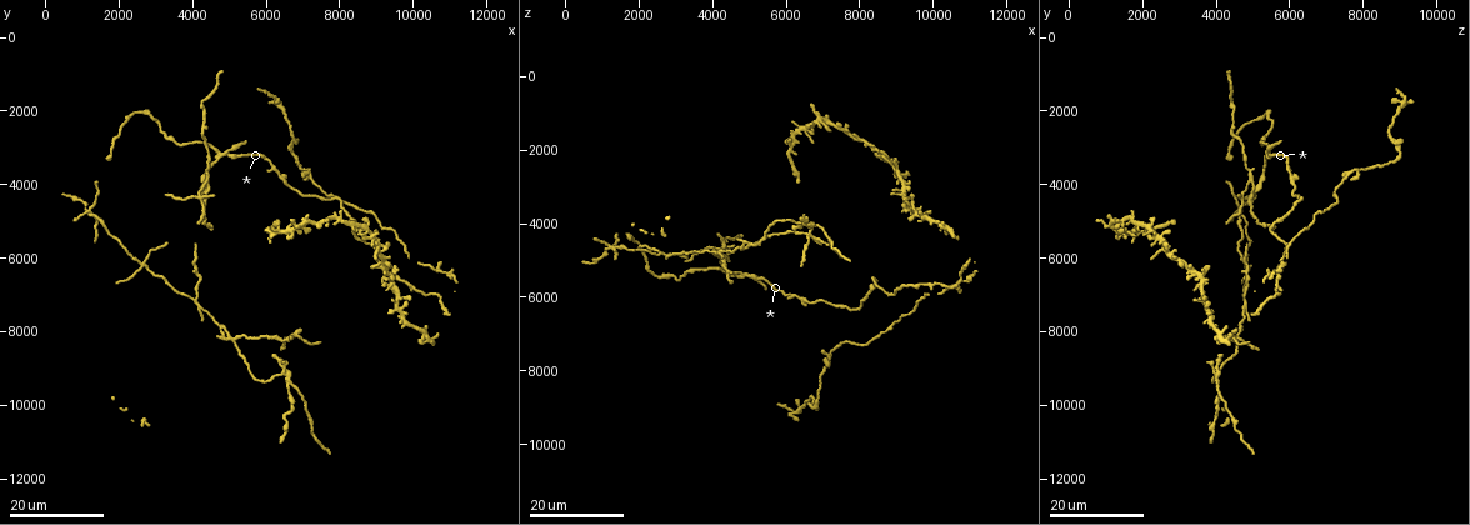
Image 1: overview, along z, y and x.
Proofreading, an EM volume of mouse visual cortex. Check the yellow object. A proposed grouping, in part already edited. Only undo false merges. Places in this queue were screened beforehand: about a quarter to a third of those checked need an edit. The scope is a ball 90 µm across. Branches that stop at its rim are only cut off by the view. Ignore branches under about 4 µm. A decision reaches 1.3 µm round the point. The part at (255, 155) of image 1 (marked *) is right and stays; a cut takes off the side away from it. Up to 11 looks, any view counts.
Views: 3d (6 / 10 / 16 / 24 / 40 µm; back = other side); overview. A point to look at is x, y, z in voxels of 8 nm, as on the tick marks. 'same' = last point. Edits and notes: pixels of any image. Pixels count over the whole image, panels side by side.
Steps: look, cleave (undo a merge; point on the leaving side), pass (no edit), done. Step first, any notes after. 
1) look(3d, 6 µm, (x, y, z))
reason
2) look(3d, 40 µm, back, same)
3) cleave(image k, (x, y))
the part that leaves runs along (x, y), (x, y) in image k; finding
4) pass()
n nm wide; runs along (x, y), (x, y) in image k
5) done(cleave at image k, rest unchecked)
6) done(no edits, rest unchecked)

look(3d, 16 µm, (2600, 6200, 4800))
four-way junction

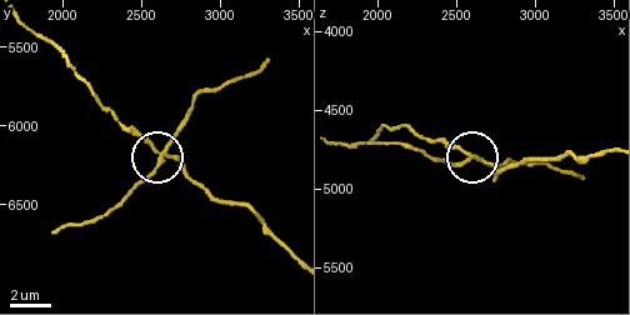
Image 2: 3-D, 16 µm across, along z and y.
look(3d, 6 µm, (2620, 6220, 4800))
closer look

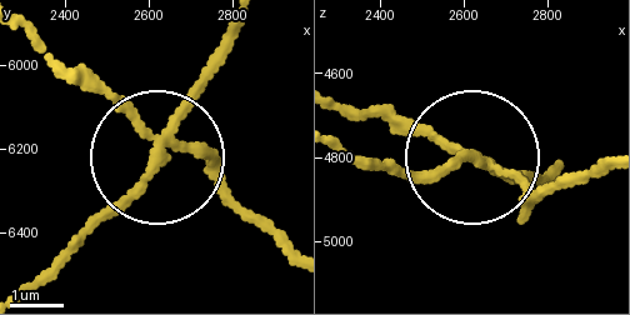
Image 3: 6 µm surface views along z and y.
cleave(image 3, (116, 204))
180 nm wide; two neurons meet here

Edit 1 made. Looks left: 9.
look(3d, 24 µm, (4900, 3100, 5400))
a fork

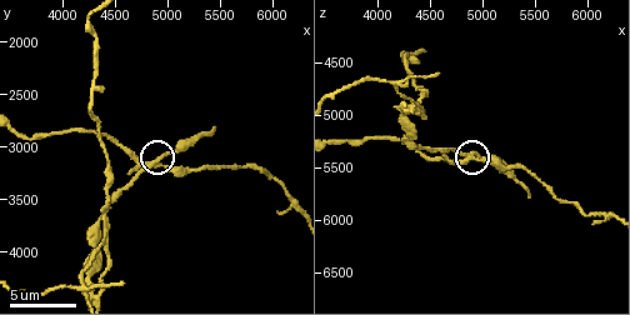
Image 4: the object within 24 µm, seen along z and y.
look(3d, 6 µm, (4920, 3120, 5360))

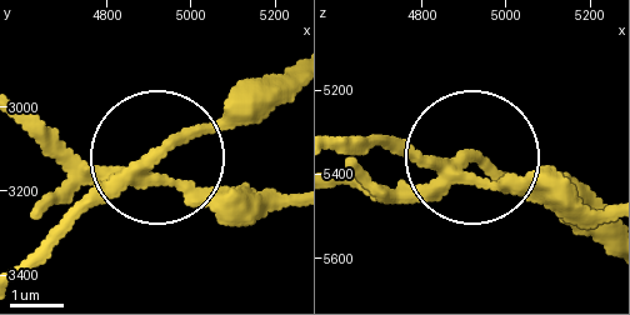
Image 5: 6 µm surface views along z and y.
look(3d, 6 µm, back, (4900, 3120, 5360))
other side

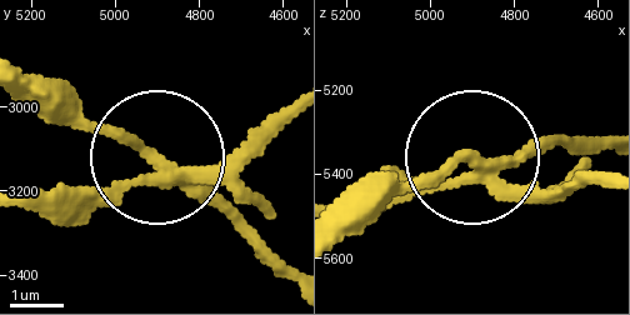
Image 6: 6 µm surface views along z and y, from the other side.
cleave(image 6, (108, 135))
3 arms; the part that leaves runs along (176, 179), (211, 193), (293, 273) in image 6; two neurons meet here

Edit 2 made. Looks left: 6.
look(3d, 24 µm, (4100, 7100, 4800))
a fork

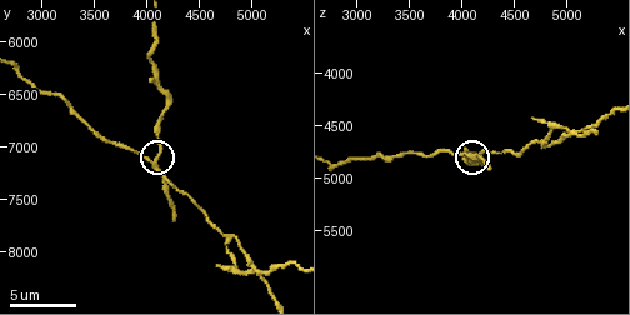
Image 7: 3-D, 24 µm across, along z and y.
look(3d, 10 µm, same)

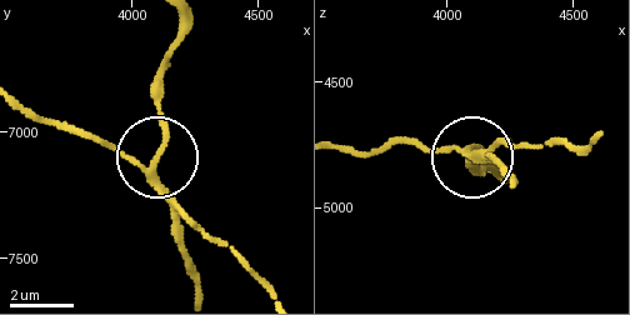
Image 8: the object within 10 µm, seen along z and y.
cleave(image 8, (175, 230))
180 nm wide; the part that leaves runs along (156, 180), (165, 135), (156, 86), (180, 21) in image 8; a second neuron is stuck on

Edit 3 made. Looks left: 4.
look(overview)

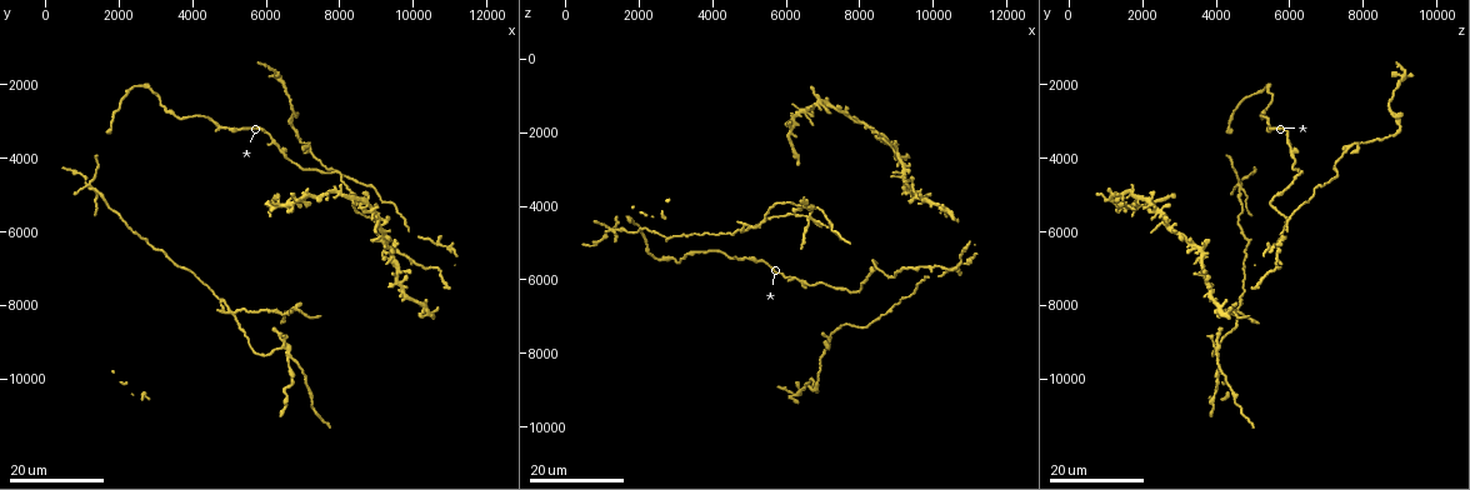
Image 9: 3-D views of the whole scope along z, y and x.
look(3d, 6 µm, (5120, 8260, 4600))
two arms in line, one across

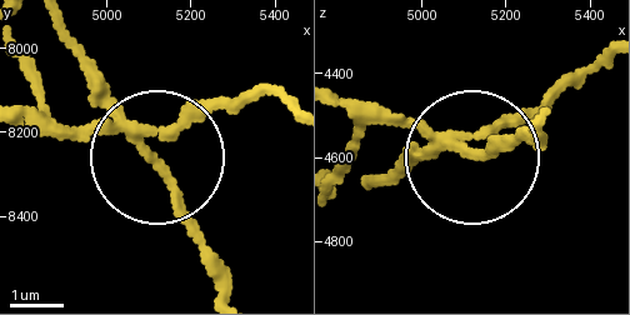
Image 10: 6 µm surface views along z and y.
look(3d, 6 µm, back, (5120, 8260, 4580))

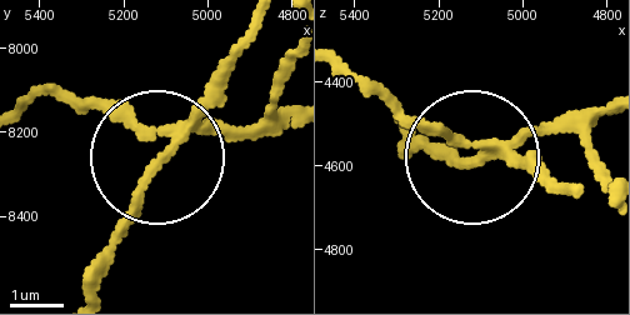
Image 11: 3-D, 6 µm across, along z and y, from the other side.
cleave(image 11, (106, 114))
the part that leaves runs along (179, 130), (63, 99), (21, 108) in image 11; two neurons meet here

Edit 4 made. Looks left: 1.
done(cleave at image 3, cleave at image 6, cleave at image 8, cleave at image 11, rest unchecked)

